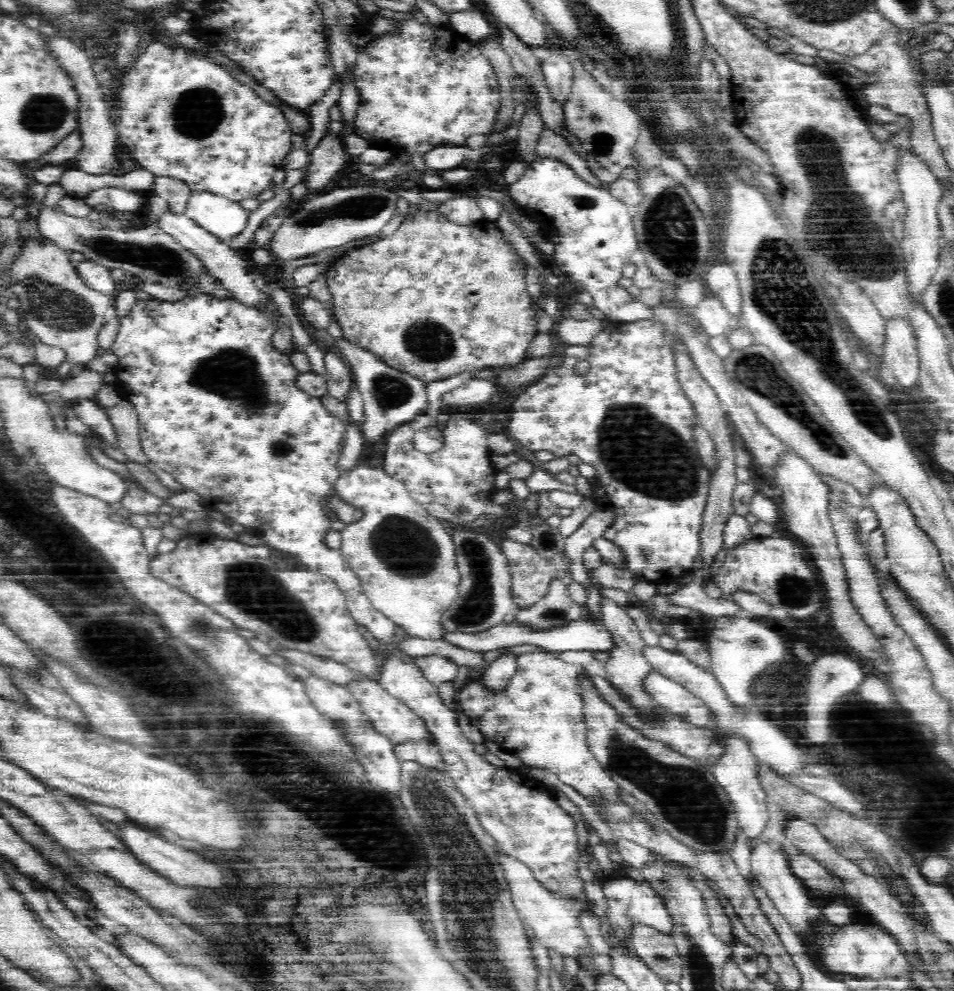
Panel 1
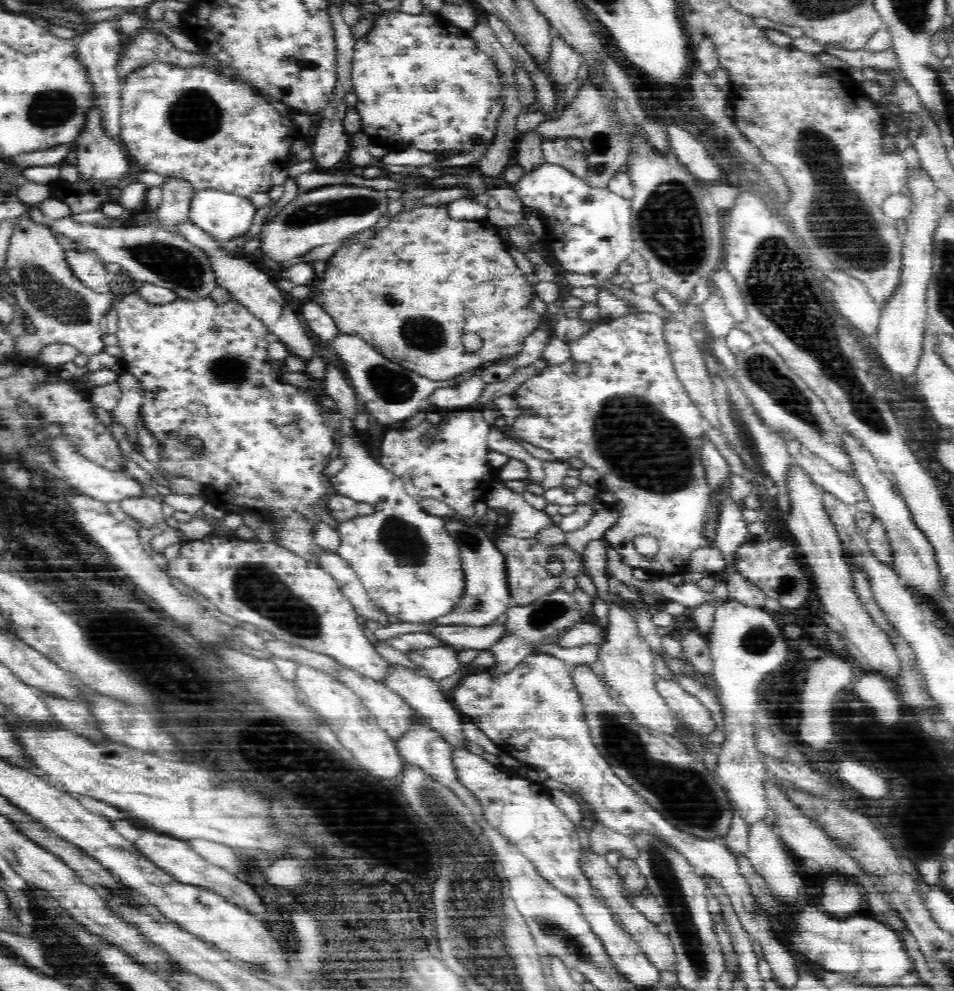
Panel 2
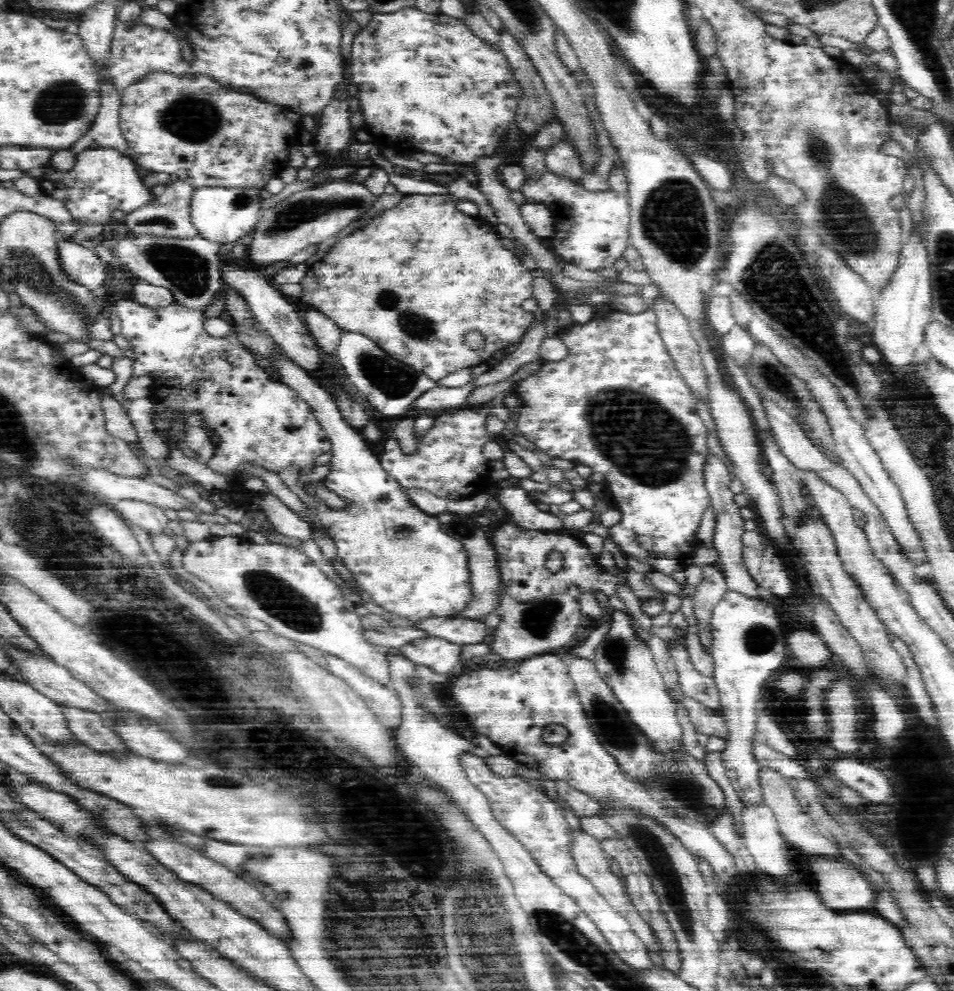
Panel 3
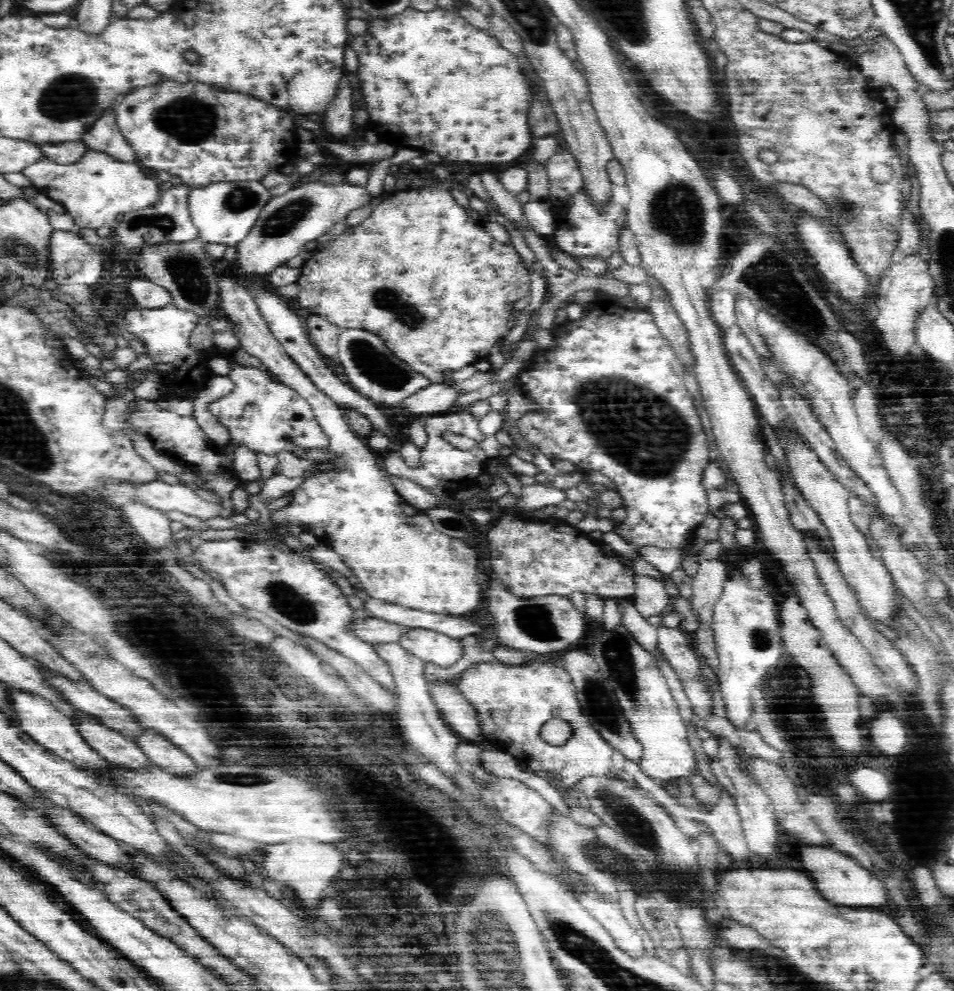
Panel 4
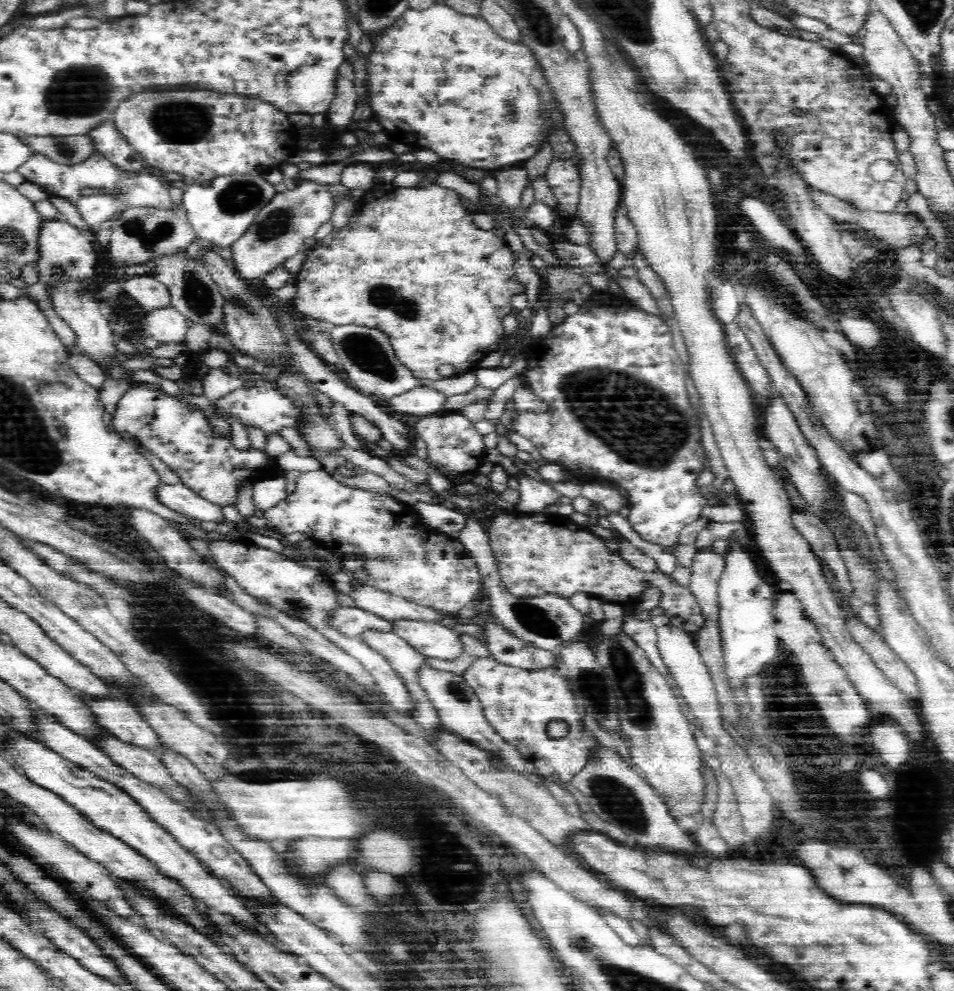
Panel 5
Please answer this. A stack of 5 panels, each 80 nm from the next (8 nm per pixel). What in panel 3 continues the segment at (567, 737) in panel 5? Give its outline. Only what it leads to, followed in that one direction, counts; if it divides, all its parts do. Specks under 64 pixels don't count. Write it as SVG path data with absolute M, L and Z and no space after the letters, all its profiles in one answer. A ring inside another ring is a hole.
M546 653L514 659L510 666L480 668L457 675L450 692L465 708L473 730L492 740L506 757L538 770L546 779L565 780L568 786L592 798L613 794L623 802L645 810L650 816L663 820L697 858L705 857L719 880L727 884L736 882L738 869L734 857L724 849L706 824L694 826L689 820L673 814L667 803L663 804L661 799L654 797L645 788L645 782L628 774L616 757L606 750L586 720L568 667L556 655ZM552 722L564 724L569 730L568 740L562 746L550 746L542 740L542 728Z

